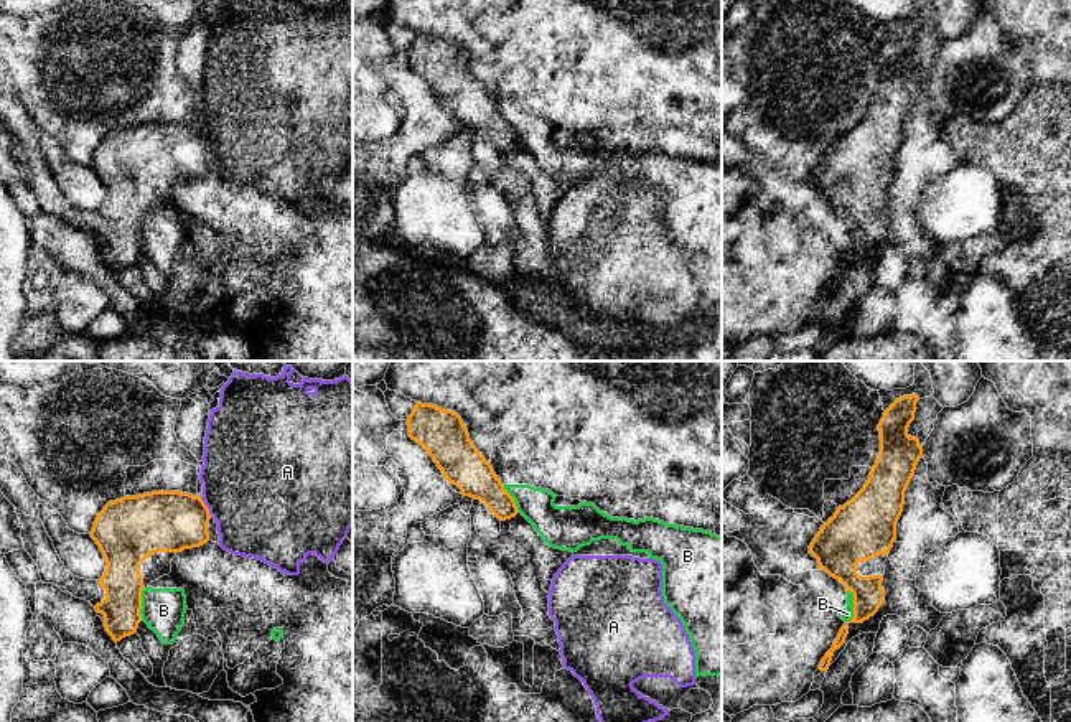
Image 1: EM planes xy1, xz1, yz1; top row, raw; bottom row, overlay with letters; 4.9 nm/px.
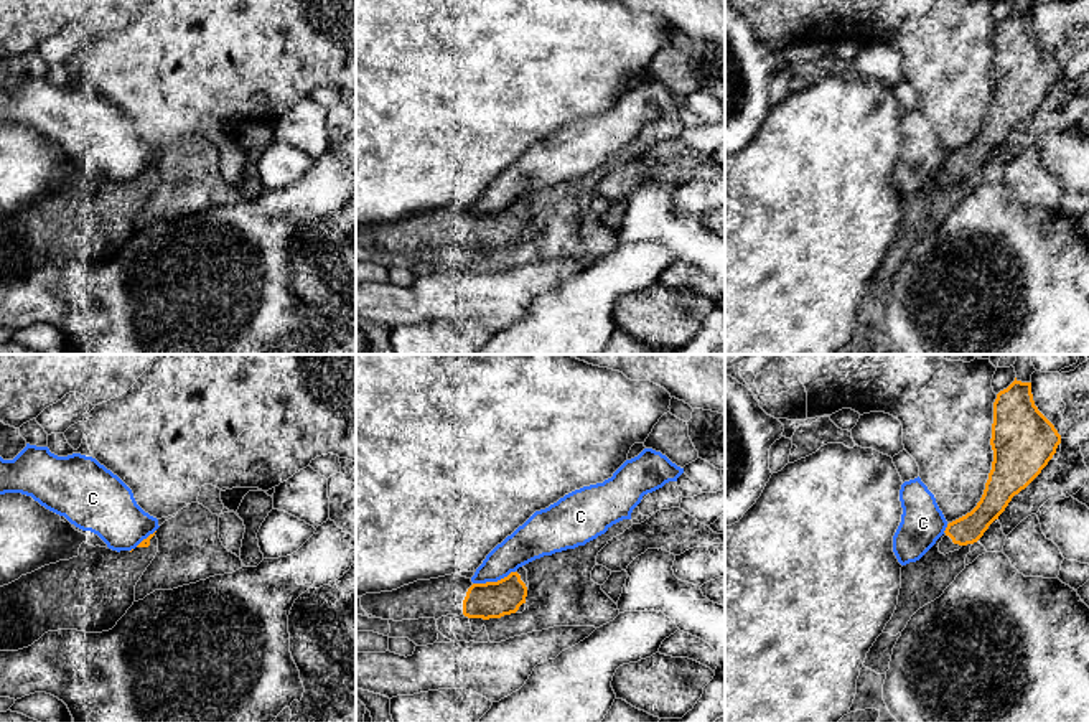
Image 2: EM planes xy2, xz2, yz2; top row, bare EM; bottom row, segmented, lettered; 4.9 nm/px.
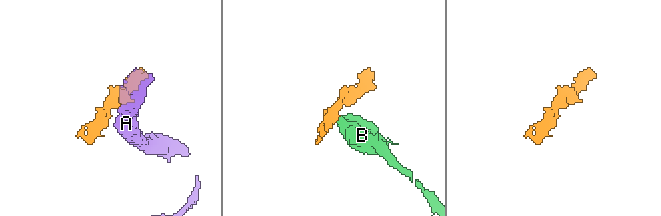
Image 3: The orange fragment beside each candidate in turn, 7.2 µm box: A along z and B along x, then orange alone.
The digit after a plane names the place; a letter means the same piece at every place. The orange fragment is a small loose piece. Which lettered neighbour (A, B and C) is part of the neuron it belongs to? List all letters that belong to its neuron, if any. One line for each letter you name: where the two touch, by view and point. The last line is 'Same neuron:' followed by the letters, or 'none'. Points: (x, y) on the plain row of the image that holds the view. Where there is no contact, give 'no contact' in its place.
Same neuron: none

